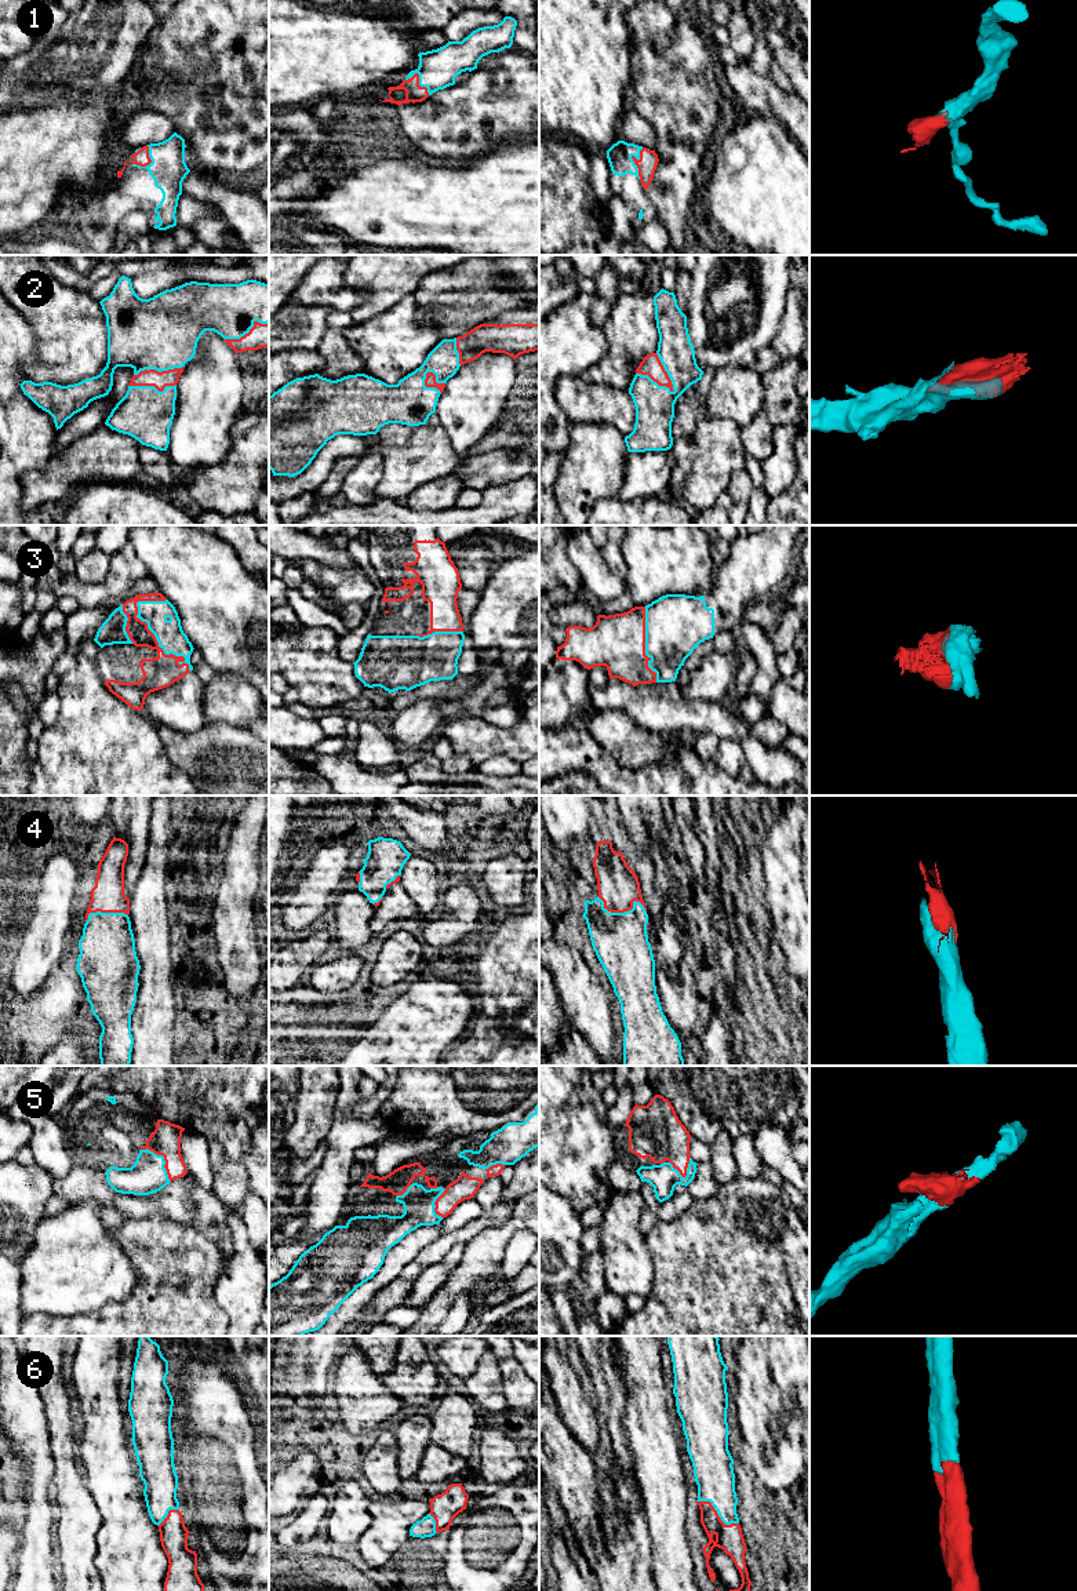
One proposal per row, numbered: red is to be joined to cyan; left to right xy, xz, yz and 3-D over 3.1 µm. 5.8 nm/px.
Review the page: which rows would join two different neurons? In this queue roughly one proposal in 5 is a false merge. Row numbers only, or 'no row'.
no row

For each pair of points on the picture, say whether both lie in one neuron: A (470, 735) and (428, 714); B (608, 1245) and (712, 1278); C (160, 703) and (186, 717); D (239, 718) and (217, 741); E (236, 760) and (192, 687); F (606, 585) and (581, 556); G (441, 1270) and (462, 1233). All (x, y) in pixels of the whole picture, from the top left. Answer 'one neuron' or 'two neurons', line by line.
A: two neurons
B: two neurons
C: one neuron
D: two neurons
E: two neurons
F: one neuron
G: two neurons

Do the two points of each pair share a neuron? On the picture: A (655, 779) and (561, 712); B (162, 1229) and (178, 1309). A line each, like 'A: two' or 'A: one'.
A: two
B: one

